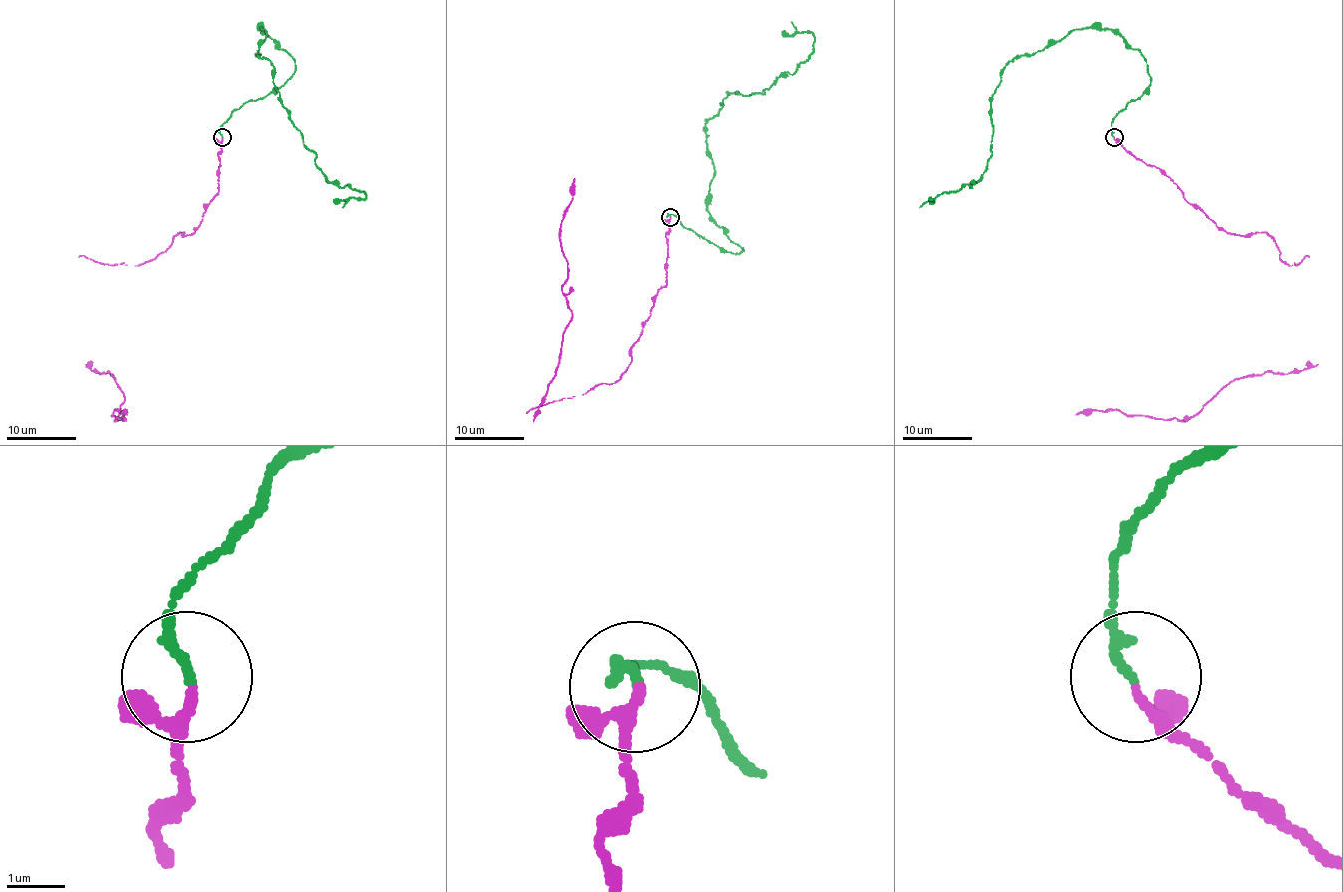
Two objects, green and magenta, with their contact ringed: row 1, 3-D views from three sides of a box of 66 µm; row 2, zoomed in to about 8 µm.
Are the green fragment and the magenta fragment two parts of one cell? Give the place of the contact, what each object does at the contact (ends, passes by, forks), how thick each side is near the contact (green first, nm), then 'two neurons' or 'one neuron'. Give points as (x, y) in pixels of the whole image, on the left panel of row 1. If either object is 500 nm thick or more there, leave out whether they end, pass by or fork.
place (222, 137); green ends; magenta passes by; calibres 180 and 130 nm; one neuron

